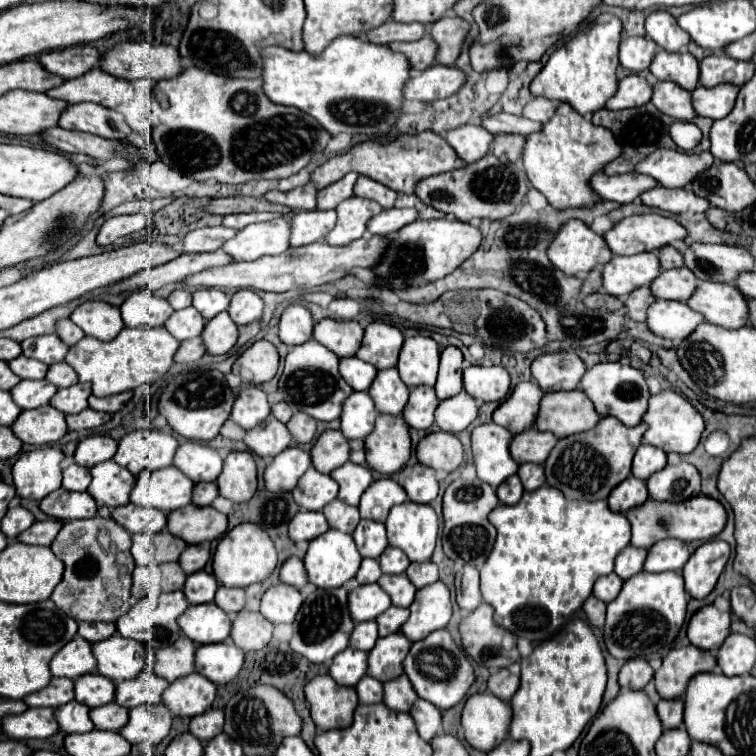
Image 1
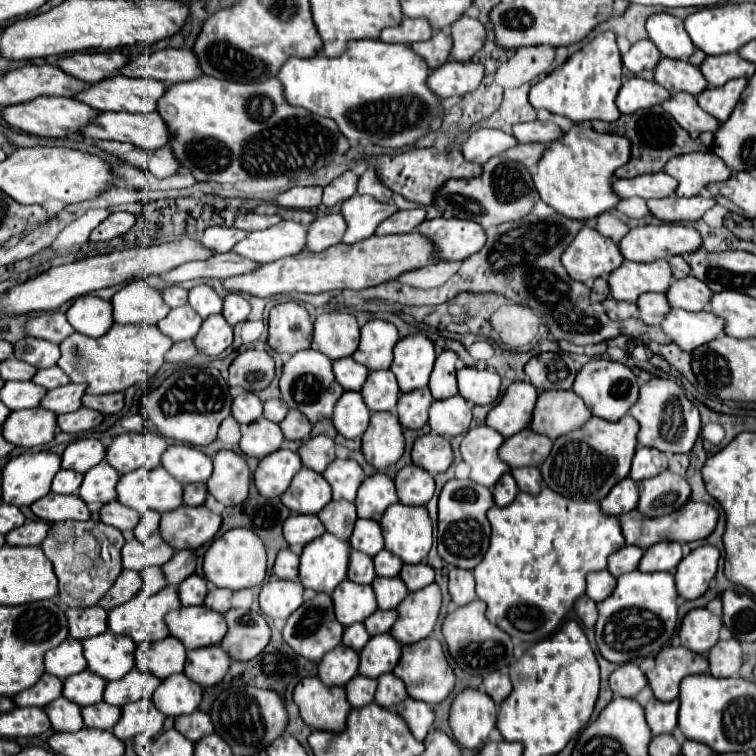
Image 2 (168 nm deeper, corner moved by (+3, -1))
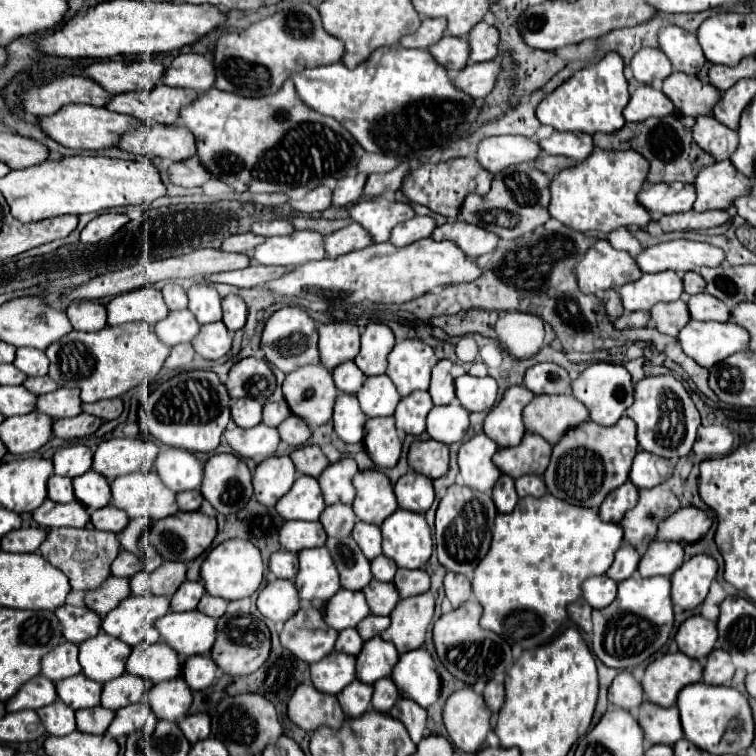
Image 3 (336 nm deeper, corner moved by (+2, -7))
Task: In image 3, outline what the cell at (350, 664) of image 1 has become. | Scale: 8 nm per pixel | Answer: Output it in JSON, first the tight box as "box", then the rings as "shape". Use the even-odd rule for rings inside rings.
{"box":[310,651,356,695],"shape":[[[332,651],[326,659],[310,665],[312,683],[318,691],[338,695],[348,683],[356,679],[356,659],[340,651]]]}

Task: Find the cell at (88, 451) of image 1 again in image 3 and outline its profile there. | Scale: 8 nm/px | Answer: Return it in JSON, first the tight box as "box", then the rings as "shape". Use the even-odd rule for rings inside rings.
{"box":[54,445,92,477],"shape":[[[84,445],[60,447],[54,453],[54,473],[64,477],[76,477],[92,467],[92,451]]]}

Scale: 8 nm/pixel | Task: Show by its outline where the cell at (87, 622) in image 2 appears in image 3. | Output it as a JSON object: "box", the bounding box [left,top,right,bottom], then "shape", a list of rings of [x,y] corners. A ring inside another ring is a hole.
{"box":[56,605,100,643],"shape":[[[62,605],[56,611],[56,617],[62,625],[62,635],[70,643],[82,643],[94,635],[100,633],[100,617],[90,611],[88,607],[74,607],[74,605]]]}

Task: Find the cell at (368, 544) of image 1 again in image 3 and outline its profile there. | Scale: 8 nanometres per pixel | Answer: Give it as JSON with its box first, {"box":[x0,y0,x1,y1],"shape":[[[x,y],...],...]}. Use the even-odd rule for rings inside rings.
{"box":[352,521,382,561],"shape":[[[358,521],[354,531],[352,531],[354,541],[358,543],[358,547],[362,549],[362,553],[372,561],[382,553],[382,533],[378,525],[370,525],[364,521]]]}

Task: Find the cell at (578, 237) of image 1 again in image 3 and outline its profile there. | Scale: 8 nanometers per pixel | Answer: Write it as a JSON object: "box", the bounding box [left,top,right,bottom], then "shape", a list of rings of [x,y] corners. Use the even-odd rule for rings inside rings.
{"box":[576,239,642,293],"shape":[[[606,239],[596,241],[576,267],[578,285],[582,293],[598,293],[606,289],[620,289],[626,283],[642,277],[634,257],[626,251],[614,249]]]}

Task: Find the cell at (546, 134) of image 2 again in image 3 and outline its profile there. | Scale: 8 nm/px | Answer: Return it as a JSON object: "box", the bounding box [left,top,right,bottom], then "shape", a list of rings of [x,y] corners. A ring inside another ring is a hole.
{"box":[540,131,594,161],"shape":[[[554,131],[548,139],[540,141],[540,147],[550,155],[564,155],[574,161],[586,159],[594,151],[592,137],[586,133],[560,133]]]}

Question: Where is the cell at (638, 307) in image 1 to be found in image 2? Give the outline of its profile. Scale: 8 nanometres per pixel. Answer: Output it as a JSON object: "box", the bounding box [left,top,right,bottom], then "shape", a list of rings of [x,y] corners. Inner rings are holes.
{"box":[637,293,669,325],"shape":[[[645,293],[637,299],[639,319],[645,325],[659,325],[663,315],[669,311],[669,303],[663,293]]]}

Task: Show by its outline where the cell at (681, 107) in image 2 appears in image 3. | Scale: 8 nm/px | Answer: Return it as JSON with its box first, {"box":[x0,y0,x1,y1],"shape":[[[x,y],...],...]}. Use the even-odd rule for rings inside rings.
{"box":[692,117,738,161],"shape":[[[698,117],[692,135],[694,141],[716,161],[728,159],[738,149],[738,133],[718,123],[714,117]]]}

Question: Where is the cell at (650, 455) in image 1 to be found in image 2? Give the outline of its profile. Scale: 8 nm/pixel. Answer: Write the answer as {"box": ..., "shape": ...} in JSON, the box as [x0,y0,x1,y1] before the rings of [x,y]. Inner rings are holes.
{"box":[631,447,667,481],"shape":[[[639,447],[633,457],[631,465],[631,479],[641,481],[653,475],[659,475],[661,471],[667,469],[667,457],[665,453],[651,449],[651,447]]]}

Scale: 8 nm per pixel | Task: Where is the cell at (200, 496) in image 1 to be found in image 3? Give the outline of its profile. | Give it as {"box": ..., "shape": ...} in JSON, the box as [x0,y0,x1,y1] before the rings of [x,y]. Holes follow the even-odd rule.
{"box":[176,489,204,511],"shape":[[[194,489],[194,491],[182,491],[182,493],[178,493],[176,501],[178,501],[178,507],[182,511],[196,511],[196,509],[200,509],[204,497],[202,497],[202,493],[198,489]]]}

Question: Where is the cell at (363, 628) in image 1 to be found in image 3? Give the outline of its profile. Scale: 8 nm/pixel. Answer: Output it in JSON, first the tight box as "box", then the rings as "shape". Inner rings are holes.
{"box":[336,629,364,655],"shape":[[[356,629],[340,631],[340,635],[336,639],[336,651],[348,653],[348,655],[358,655],[358,651],[362,649],[362,645],[364,645],[364,641],[360,639],[360,635],[358,635]]]}

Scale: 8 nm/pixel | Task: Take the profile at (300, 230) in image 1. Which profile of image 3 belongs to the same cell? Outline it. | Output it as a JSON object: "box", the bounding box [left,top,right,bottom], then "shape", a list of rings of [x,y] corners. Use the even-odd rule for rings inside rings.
{"box":[324,223,372,259],"shape":[[[352,223],[340,231],[334,231],[334,233],[326,235],[324,241],[326,241],[326,253],[330,259],[336,259],[338,255],[358,251],[358,249],[372,245],[370,233],[364,231],[364,227],[360,223]]]}

